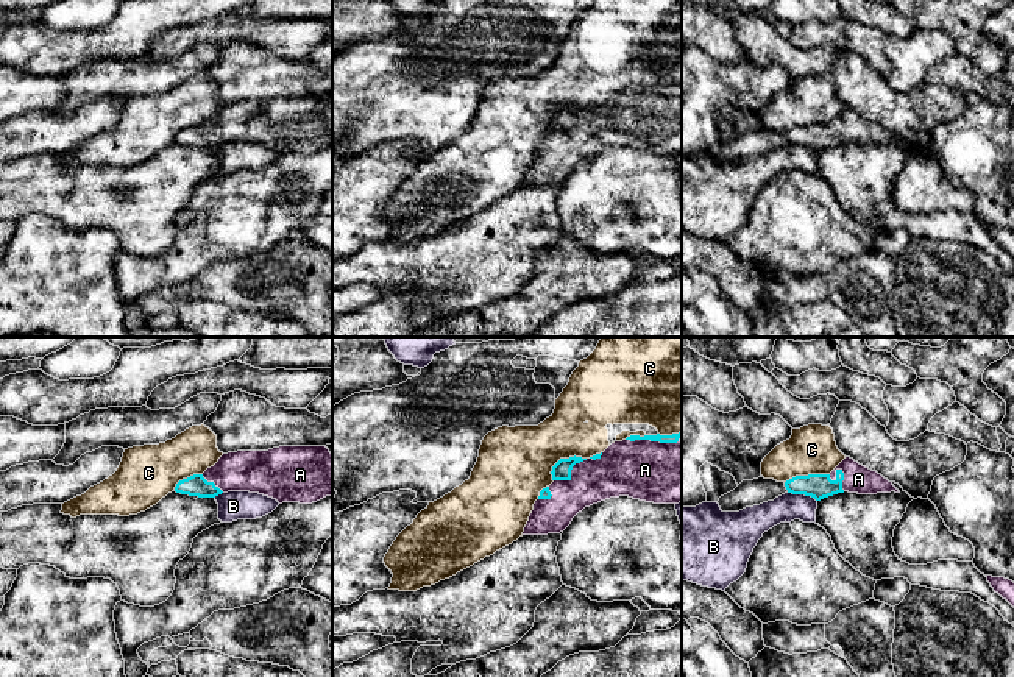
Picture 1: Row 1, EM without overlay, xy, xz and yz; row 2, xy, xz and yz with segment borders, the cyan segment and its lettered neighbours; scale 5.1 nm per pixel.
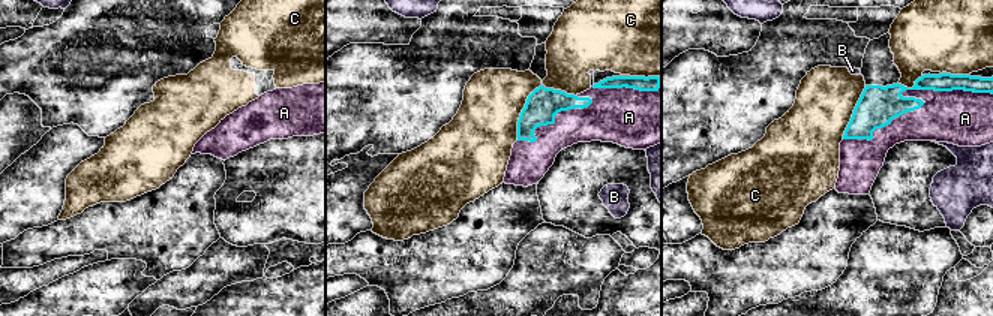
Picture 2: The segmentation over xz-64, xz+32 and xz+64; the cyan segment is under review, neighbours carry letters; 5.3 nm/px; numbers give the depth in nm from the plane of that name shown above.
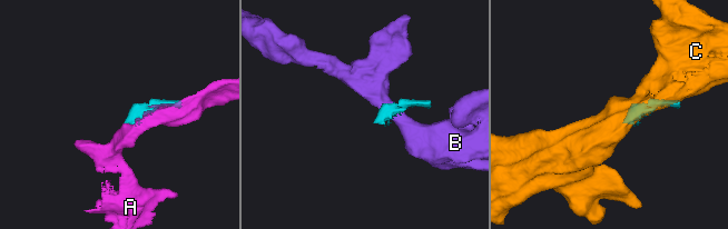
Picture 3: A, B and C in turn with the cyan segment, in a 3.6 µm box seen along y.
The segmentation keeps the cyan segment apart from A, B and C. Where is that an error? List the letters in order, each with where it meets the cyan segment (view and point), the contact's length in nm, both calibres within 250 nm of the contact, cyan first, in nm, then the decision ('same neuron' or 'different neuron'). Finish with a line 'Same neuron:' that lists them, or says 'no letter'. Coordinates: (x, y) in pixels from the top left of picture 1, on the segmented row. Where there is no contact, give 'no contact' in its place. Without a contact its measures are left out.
A: meets cyan in xz at (655, 440); contact 300 nm long; 50 nm thick on the cyan side, 320 nm on the other; same neuron
B: meets cyan in yz at (802, 493); contact 160 nm long; 130 nm thick on the cyan side, 140 nm on the other; different neuron
C: meets cyan in xz at (562, 459); contact 220 nm long; 100 nm thick on the cyan side, 380 nm on the other; different neuron
Same neuron: A

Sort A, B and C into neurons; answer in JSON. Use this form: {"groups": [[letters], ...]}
{"groups": [["A"], ["B"], ["C"]]}

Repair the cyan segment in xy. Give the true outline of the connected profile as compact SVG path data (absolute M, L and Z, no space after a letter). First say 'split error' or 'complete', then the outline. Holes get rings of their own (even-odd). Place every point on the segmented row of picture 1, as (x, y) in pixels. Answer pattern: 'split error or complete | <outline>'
split error | M326 446L228 452L203 474L179 480L175 491L198 498L250 491L279 504L312 504L332 496L332 454Z

